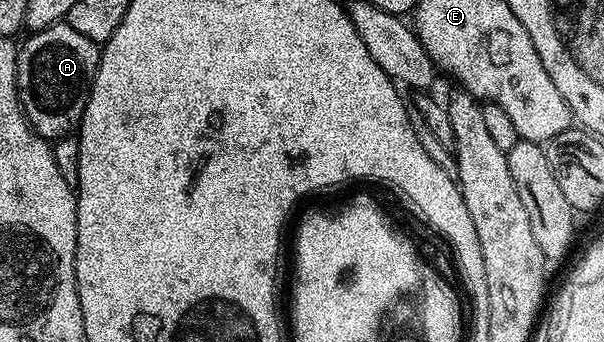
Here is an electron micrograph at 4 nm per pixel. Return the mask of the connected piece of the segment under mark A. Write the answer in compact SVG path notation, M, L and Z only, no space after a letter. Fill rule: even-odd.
M65 20L55 23L54 26L48 26L42 30L30 33L28 36L30 38L27 39L25 43L22 41L17 51L17 99L21 101L21 111L24 112L25 119L29 121L33 133L39 135L40 138L56 140L72 135L74 131L80 127L81 117L85 111L85 105L89 99L89 93L91 92L93 81L97 75L97 69L101 63L101 50L99 49L98 43L87 40L87 36L75 32L75 28L71 28L68 21Z

